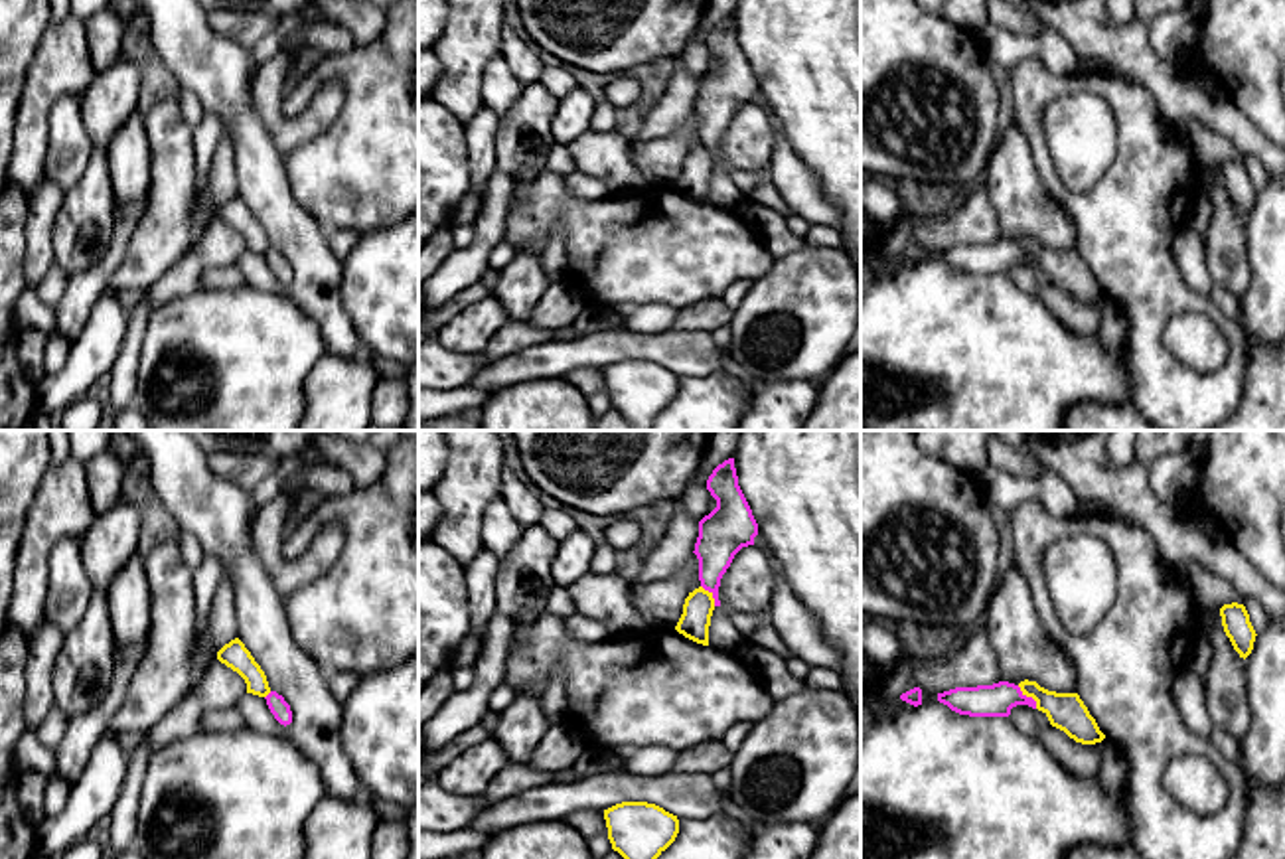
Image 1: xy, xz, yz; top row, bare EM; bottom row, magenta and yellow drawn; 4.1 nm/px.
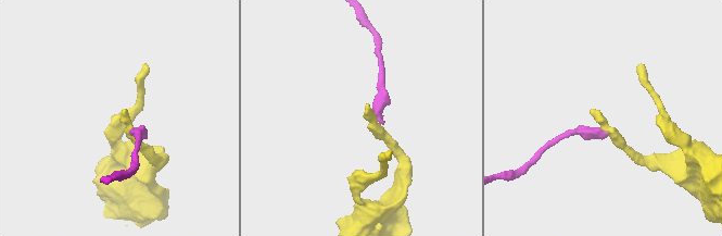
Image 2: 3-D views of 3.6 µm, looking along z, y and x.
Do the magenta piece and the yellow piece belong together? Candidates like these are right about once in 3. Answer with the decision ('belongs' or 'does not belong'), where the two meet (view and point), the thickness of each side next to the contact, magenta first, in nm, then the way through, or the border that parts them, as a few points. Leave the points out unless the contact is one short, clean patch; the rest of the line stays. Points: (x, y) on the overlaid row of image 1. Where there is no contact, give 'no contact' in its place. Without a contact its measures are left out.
does not belong; contact yz (1029, 698); calibres 140 and 160 nm; border yz (1017, 686), (1037, 707)

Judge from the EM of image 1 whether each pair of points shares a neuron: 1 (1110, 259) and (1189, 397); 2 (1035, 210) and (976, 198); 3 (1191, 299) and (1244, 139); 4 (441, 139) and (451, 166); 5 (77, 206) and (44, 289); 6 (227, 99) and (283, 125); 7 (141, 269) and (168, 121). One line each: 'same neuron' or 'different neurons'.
1: same neuron
2: different neurons
3: different neurons
4: same neuron
5: different neurons
6: different neurons
7: same neuron

